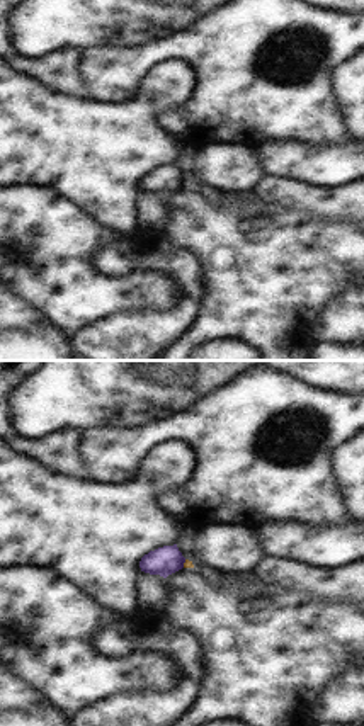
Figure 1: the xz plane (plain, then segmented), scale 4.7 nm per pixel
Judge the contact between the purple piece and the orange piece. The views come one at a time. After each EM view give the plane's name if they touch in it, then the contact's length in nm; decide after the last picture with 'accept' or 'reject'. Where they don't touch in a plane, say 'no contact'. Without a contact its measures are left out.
contact in xz; length 40 nm

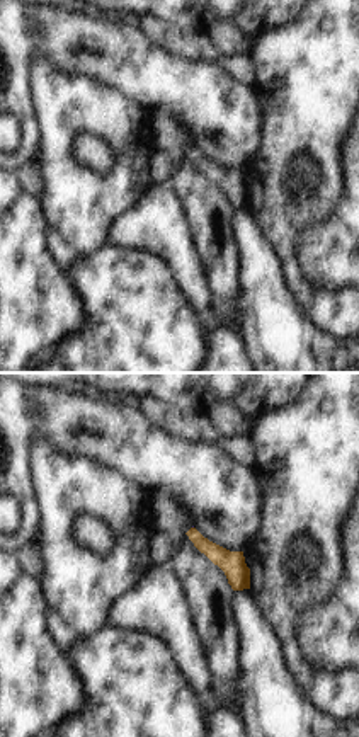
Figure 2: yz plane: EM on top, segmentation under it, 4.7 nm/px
no contact

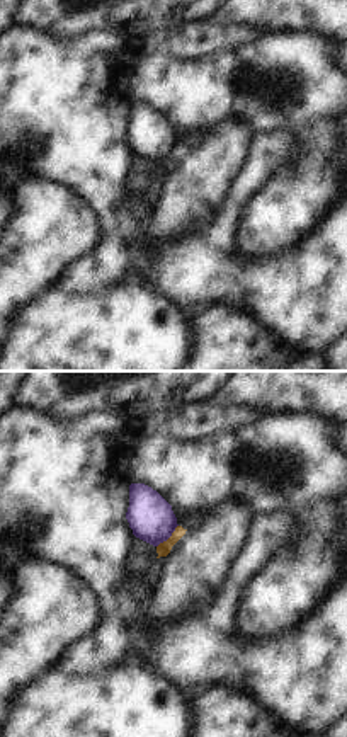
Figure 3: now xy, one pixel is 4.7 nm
contact in xy; length 150 nm

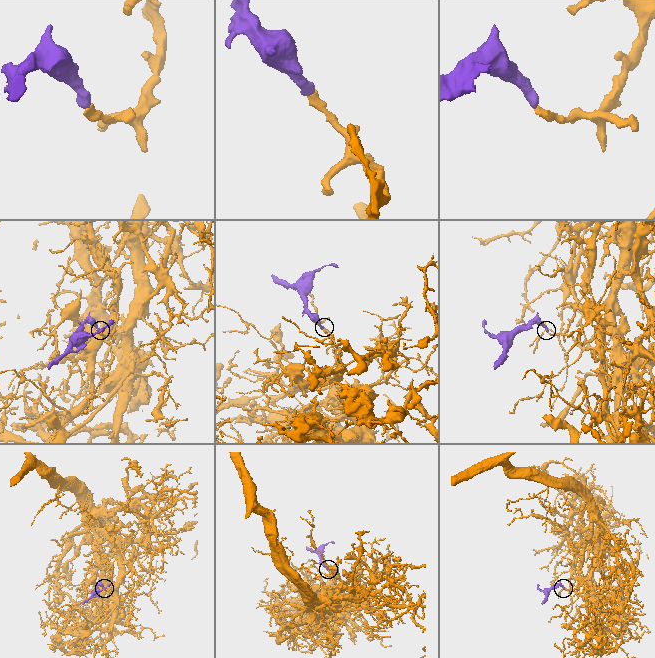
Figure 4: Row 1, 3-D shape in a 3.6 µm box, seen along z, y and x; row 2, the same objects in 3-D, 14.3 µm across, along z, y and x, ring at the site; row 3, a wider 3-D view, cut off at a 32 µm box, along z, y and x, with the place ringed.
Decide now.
reject

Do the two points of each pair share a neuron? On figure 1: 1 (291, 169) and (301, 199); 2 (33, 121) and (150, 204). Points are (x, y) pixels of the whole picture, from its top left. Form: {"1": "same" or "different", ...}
{"1": "different", "2": "different"}

